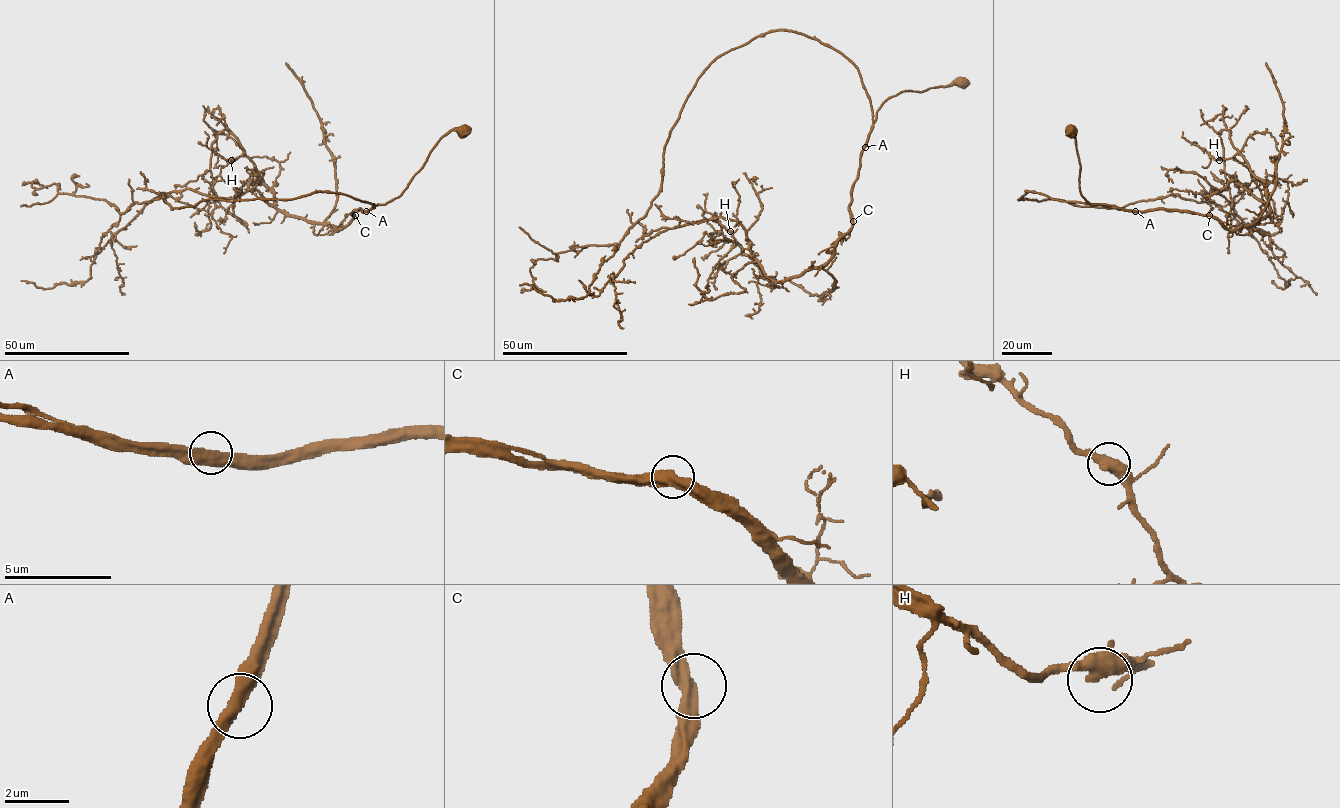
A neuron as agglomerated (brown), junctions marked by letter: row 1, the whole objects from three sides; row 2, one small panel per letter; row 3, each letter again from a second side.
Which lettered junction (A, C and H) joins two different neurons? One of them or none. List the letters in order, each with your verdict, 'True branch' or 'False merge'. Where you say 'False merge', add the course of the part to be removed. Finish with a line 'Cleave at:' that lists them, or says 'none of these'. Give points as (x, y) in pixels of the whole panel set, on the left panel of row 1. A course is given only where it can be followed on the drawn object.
A: True branch
C: True branch
H: True branch
Cleave at: none of these

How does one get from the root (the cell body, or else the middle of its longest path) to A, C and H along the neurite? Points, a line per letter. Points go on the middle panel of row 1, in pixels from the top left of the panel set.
A: (962, 83), (963, 79), (957, 78), (946, 86), (922, 91), (903, 91), (888, 98), (876, 113), (864, 147)
C: (962, 83), (963, 79), (957, 78), (922, 91), (903, 91), (883, 103), (852, 190), (849, 210), (853, 221)
H: (962, 83), (903, 91), (883, 103), (851, 193), (852, 227), (825, 263), (775, 281), (762, 274), (730, 231)

